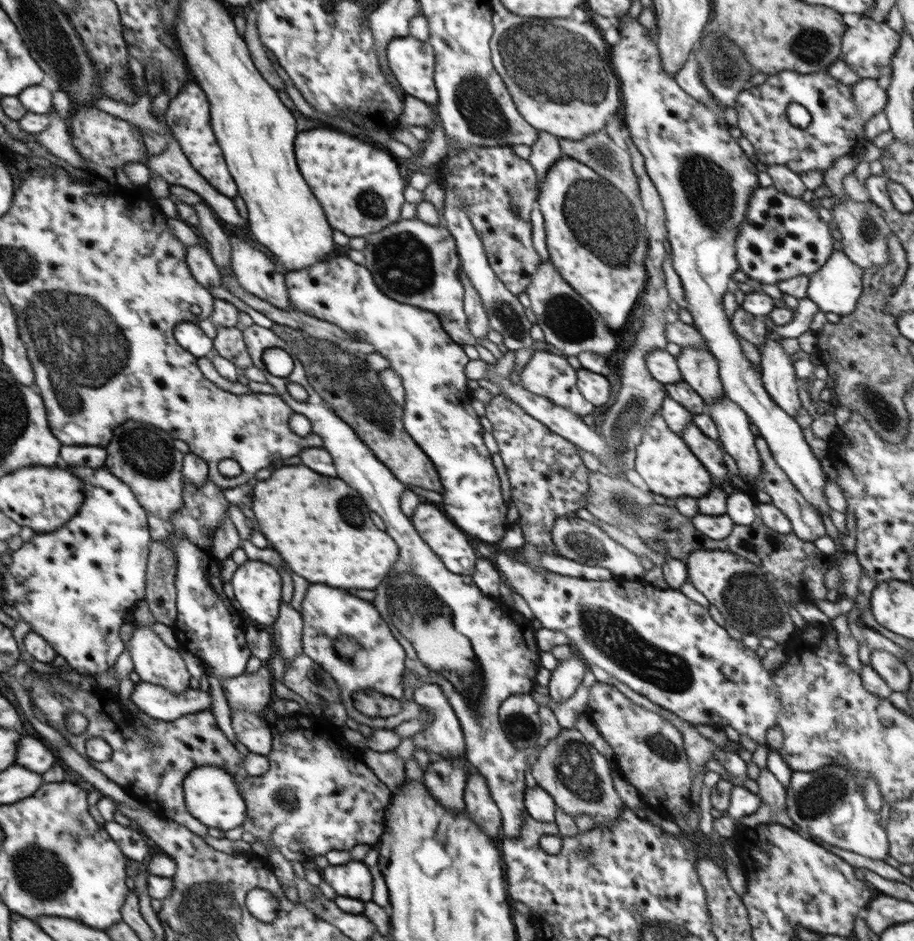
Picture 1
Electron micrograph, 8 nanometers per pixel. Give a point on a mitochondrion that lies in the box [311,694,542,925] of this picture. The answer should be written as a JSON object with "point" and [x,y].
{"point":[521,727]}

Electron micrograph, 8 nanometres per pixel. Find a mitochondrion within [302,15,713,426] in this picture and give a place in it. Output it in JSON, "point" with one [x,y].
{"point":[527,53]}

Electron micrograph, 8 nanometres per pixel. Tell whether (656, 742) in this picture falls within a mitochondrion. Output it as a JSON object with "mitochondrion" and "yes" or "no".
{"mitochondrion":"yes"}

